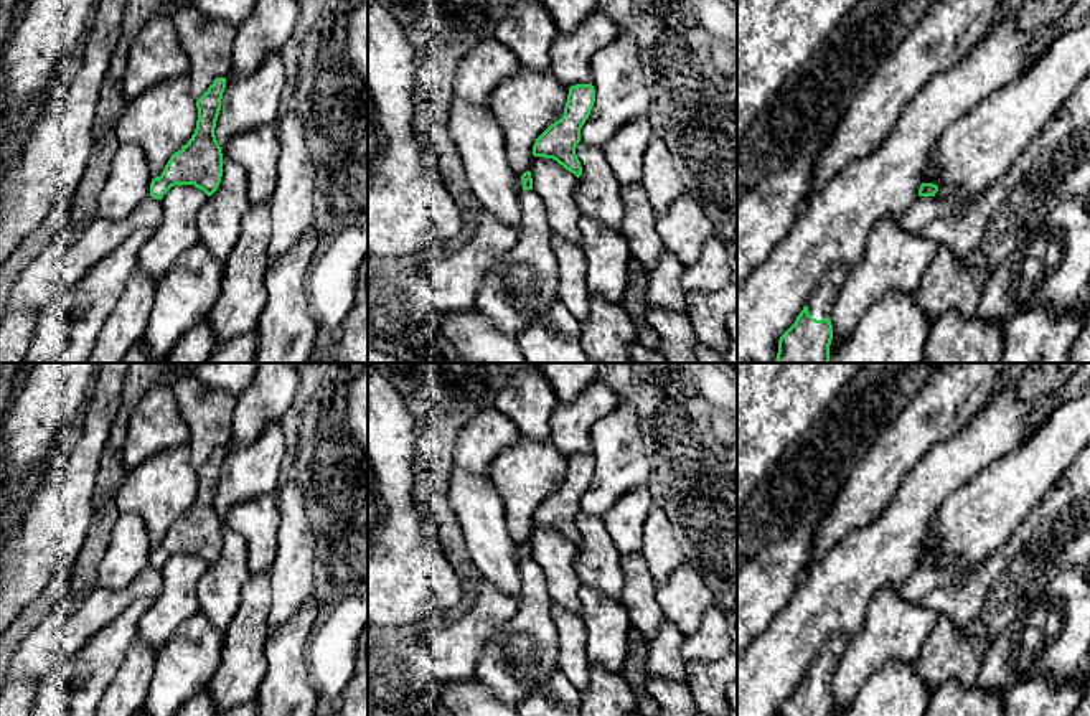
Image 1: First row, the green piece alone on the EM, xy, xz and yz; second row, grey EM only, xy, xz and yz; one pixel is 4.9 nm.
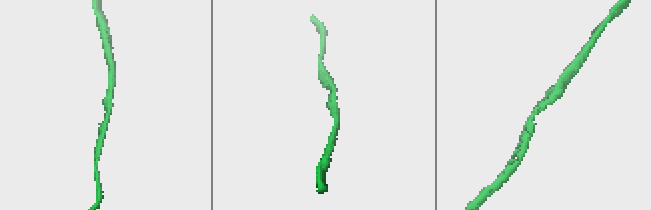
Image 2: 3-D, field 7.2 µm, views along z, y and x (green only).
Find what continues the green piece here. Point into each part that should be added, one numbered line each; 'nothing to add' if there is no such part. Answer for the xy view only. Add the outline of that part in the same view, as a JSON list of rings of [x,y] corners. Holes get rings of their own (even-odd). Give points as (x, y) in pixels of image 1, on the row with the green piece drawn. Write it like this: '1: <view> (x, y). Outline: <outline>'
nothing to add

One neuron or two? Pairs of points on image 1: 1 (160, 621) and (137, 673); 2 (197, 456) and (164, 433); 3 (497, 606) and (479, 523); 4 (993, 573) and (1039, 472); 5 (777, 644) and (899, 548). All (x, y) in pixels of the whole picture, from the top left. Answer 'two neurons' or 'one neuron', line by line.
1: two neurons
2: two neurons
3: two neurons
4: two neurons
5: one neuron

